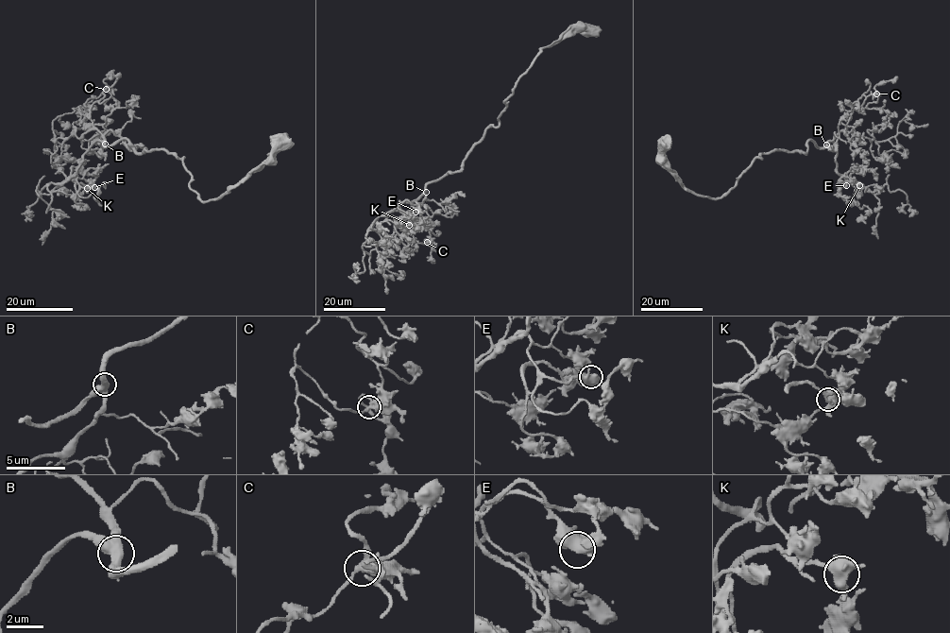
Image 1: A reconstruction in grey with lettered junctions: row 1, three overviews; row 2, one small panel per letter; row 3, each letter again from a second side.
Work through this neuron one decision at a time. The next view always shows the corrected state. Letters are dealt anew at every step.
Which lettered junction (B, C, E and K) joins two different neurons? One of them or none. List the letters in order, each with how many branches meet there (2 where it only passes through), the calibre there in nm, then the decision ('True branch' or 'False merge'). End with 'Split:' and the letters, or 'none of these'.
B: Branches: 3. Thickness 440 nm. True branch
C: Branches: 3. Thickness 360 nm. True branch
E: Branches: 3. Thickness 480 nm. True branch
K: Branches: 3. Thickness 480 nm. True branch
Split: none of these

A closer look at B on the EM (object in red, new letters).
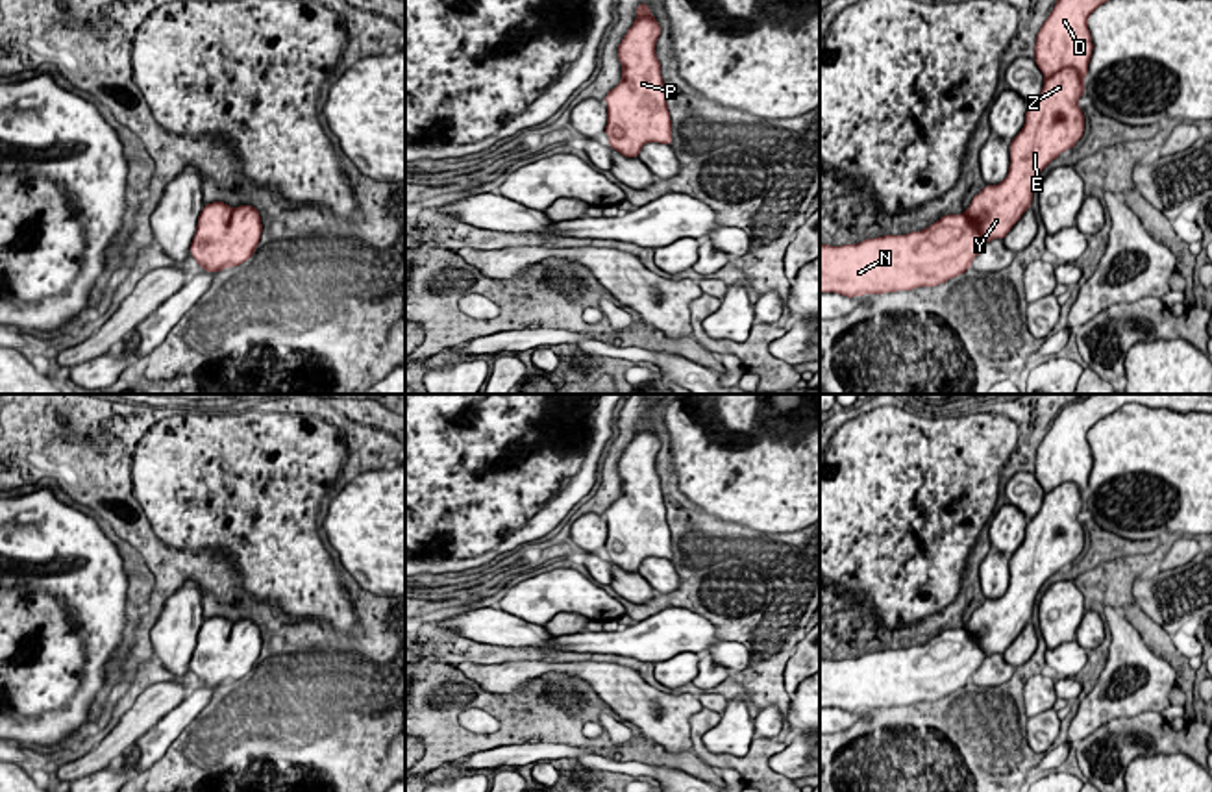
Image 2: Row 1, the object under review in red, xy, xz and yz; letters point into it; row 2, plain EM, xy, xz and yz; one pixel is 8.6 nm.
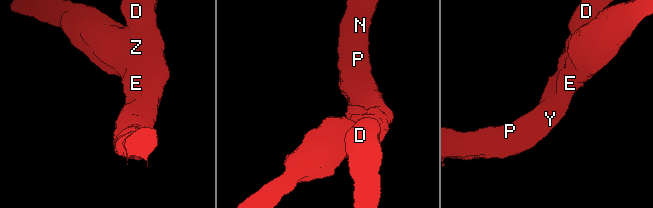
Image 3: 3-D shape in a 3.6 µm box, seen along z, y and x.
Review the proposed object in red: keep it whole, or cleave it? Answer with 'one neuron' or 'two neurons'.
one neuron

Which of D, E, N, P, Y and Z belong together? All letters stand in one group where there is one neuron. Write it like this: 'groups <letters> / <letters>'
groups D E N P Y Z

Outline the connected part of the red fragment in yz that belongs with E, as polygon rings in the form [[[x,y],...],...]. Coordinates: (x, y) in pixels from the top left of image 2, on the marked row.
[[[1057,0],[1042,24],[1034,61],[1044,74],[1038,100],[1027,105],[1025,124],[1010,142],[1010,167],[999,185],[986,185],[973,196],[962,215],[946,215],[927,229],[907,235],[883,235],[859,244],[820,244],[820,294],[836,292],[847,298],[936,287],[964,274],[983,246],[1005,239],[1031,207],[1040,172],[1062,152],[1075,146],[1084,131],[1084,113],[1077,105],[1084,93],[1084,78],[1092,57],[1088,17],[1108,0]]]

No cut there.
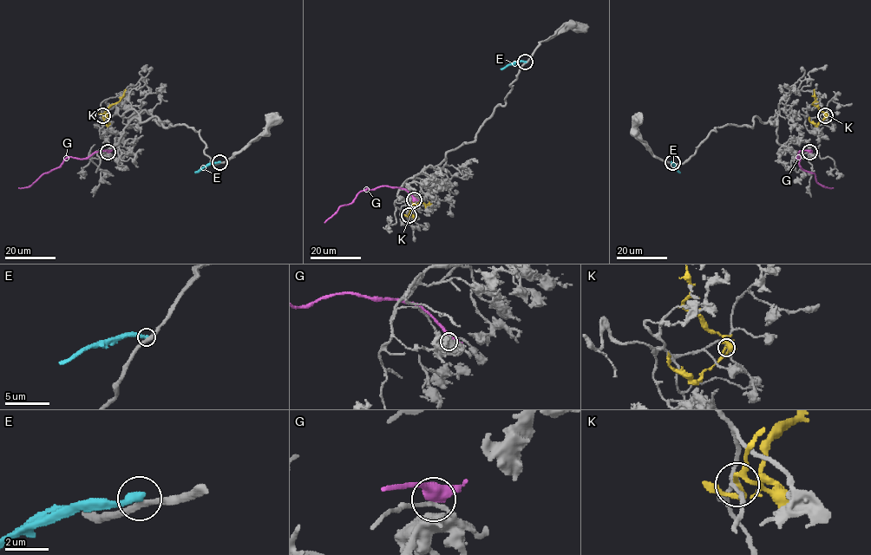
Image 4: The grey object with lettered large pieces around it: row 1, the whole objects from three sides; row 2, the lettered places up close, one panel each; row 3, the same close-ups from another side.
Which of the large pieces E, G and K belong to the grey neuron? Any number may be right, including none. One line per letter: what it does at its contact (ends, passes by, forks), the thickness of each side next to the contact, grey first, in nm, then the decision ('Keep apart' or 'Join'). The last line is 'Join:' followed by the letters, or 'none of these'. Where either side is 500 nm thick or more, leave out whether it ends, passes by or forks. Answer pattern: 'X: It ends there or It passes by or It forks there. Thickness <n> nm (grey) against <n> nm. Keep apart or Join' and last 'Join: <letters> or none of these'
E: It ends there. Thickness 300 nm (grey) against 360 nm. Keep apart
G: Thickness 180 nm (grey) against 550 nm. Keep apart
K: It passes by. Thickness 180 nm (grey) against 190 nm. Keep apart
Join: none of these

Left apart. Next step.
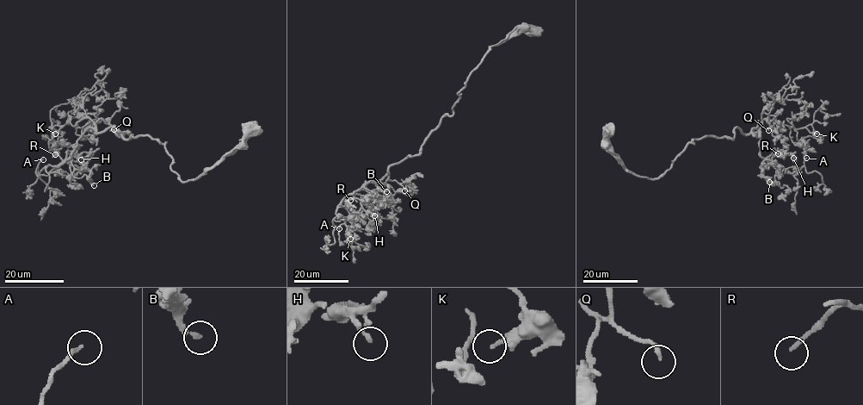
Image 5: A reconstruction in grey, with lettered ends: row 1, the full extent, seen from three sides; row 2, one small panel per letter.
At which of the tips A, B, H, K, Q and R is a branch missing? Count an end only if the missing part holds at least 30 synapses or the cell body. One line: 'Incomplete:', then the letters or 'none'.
Incomplete: A, Q, R

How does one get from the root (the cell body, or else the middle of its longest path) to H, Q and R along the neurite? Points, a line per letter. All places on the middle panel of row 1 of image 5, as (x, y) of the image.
H: (532, 29), (490, 47), (458, 93), (453, 114), (441, 118), (417, 154), (354, 192), (374, 215)
Q: (532, 29), (492, 45), (458, 93), (453, 114), (441, 118), (417, 154), (389, 167), (387, 179), (404, 190)
R: (532, 29), (492, 45), (421, 151), (350, 200)

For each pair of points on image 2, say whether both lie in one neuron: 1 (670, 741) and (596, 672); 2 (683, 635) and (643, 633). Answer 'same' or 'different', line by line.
1: same
2: same

